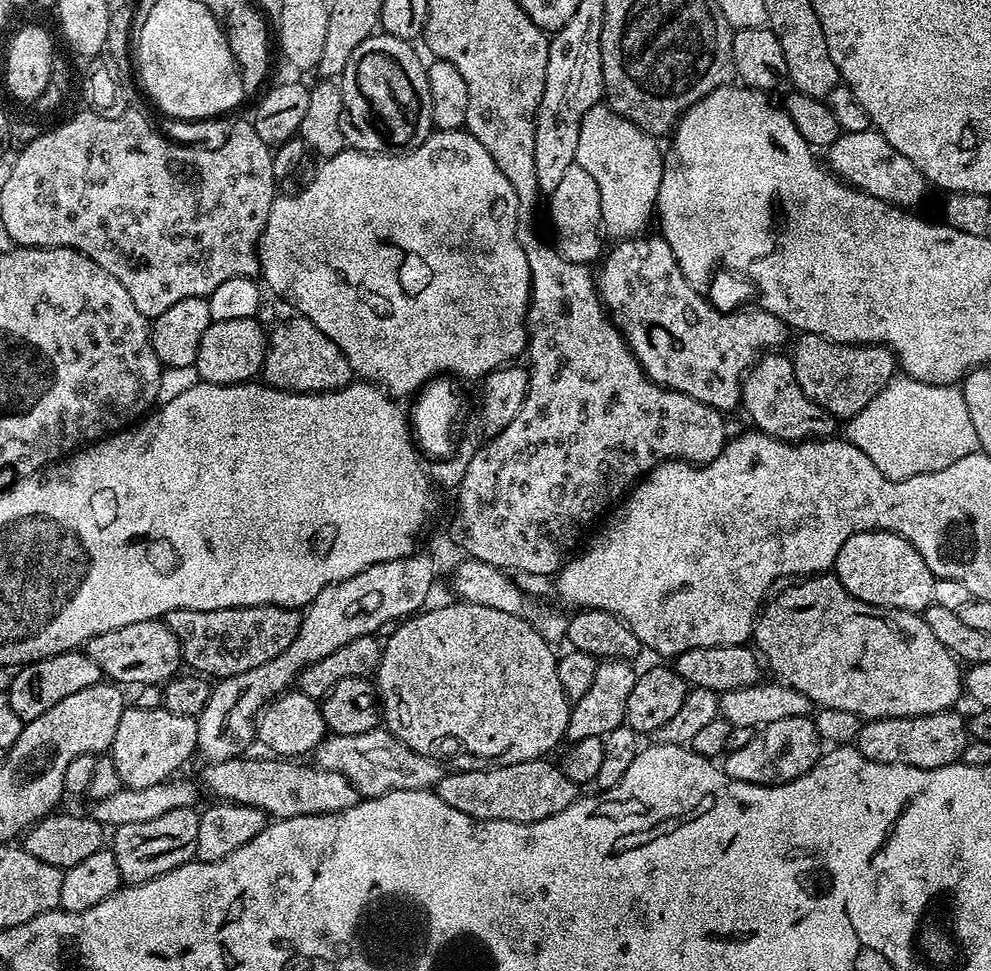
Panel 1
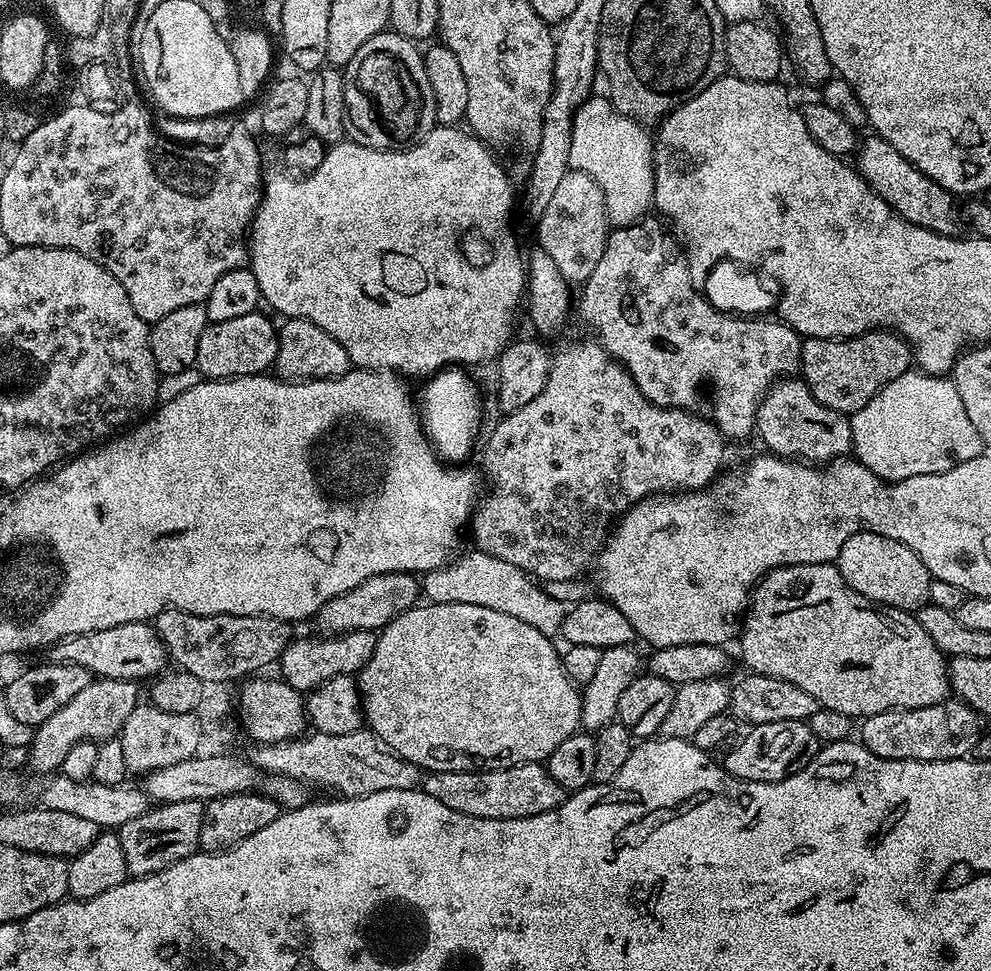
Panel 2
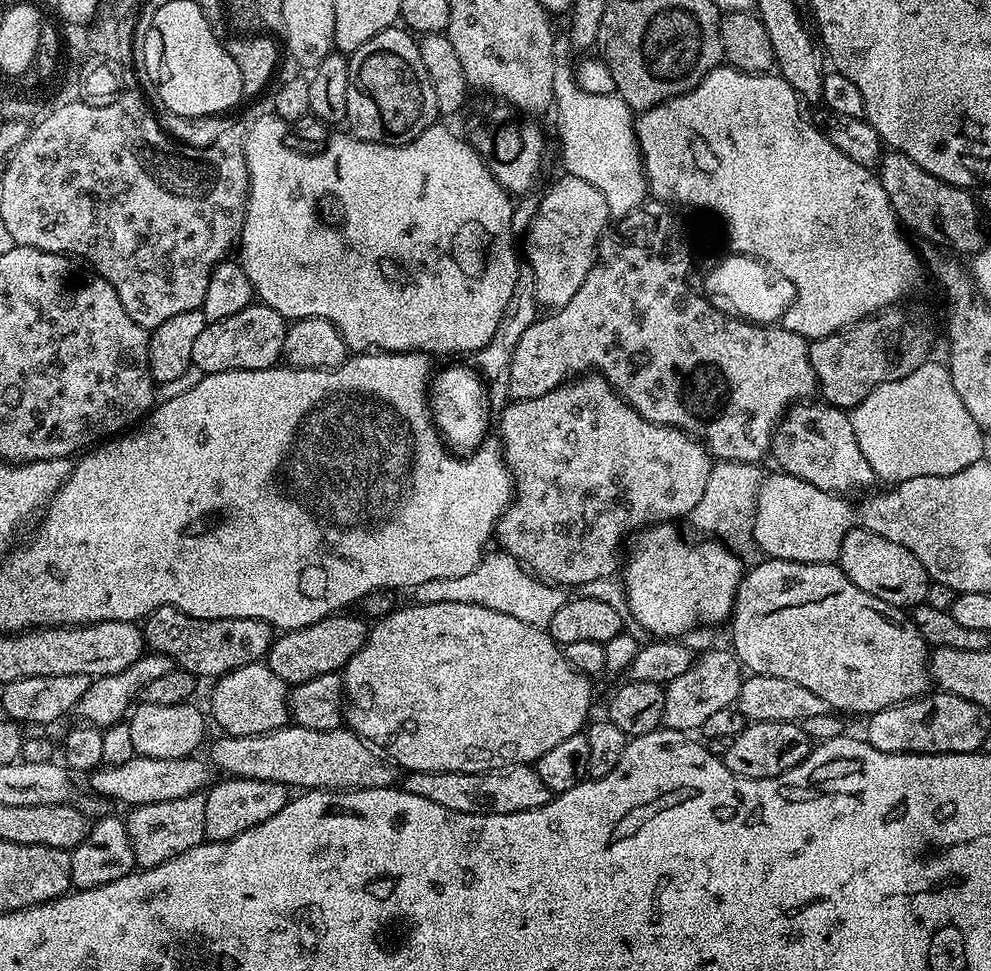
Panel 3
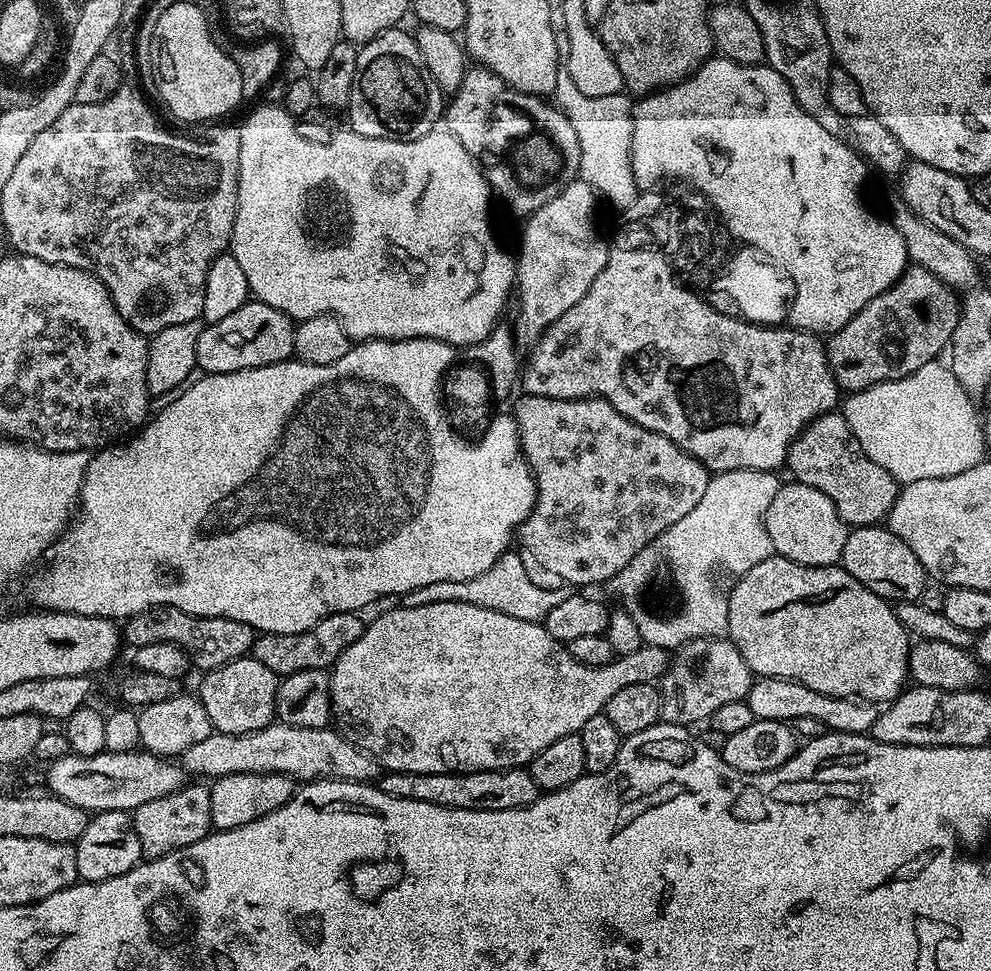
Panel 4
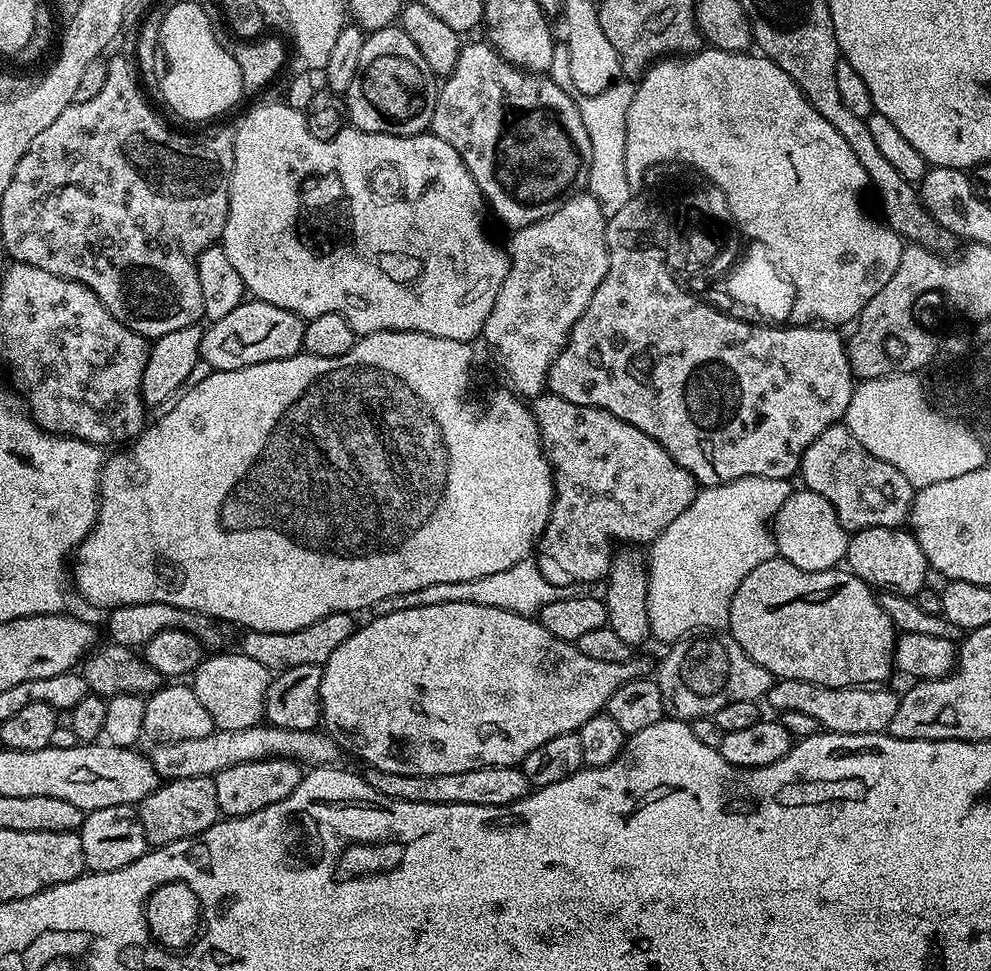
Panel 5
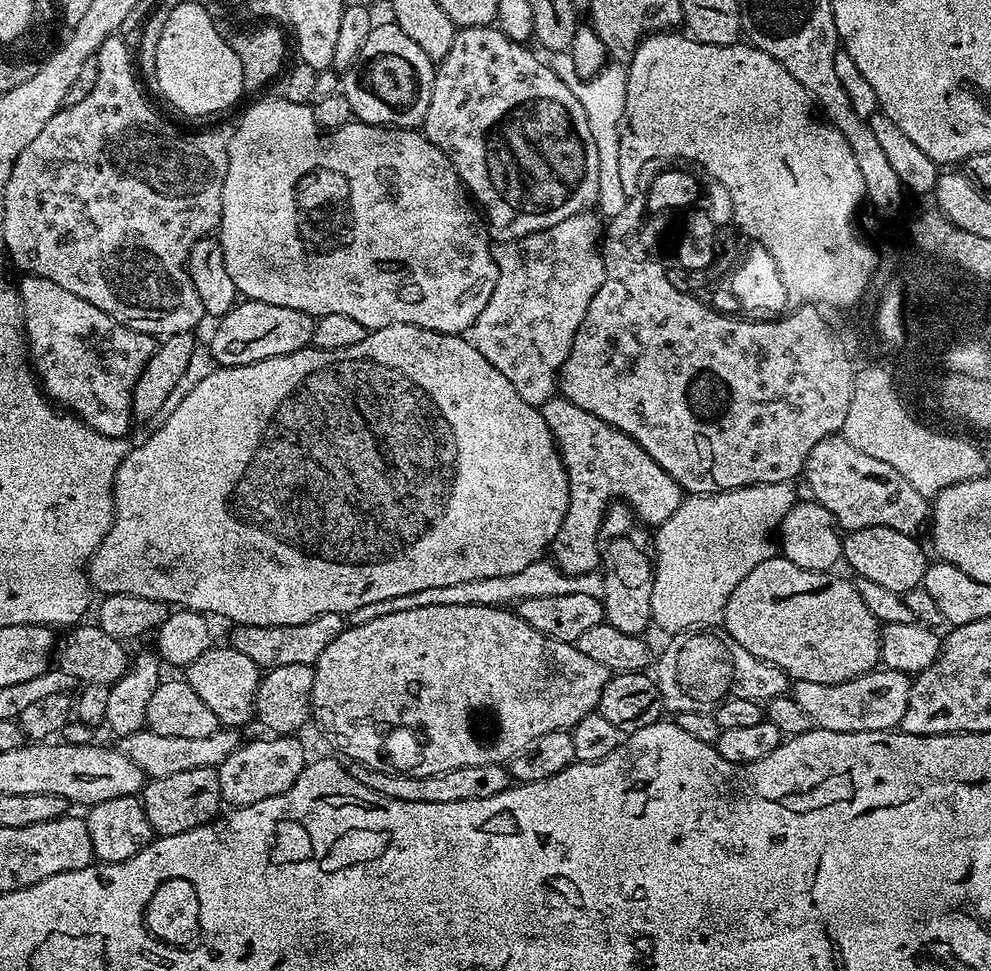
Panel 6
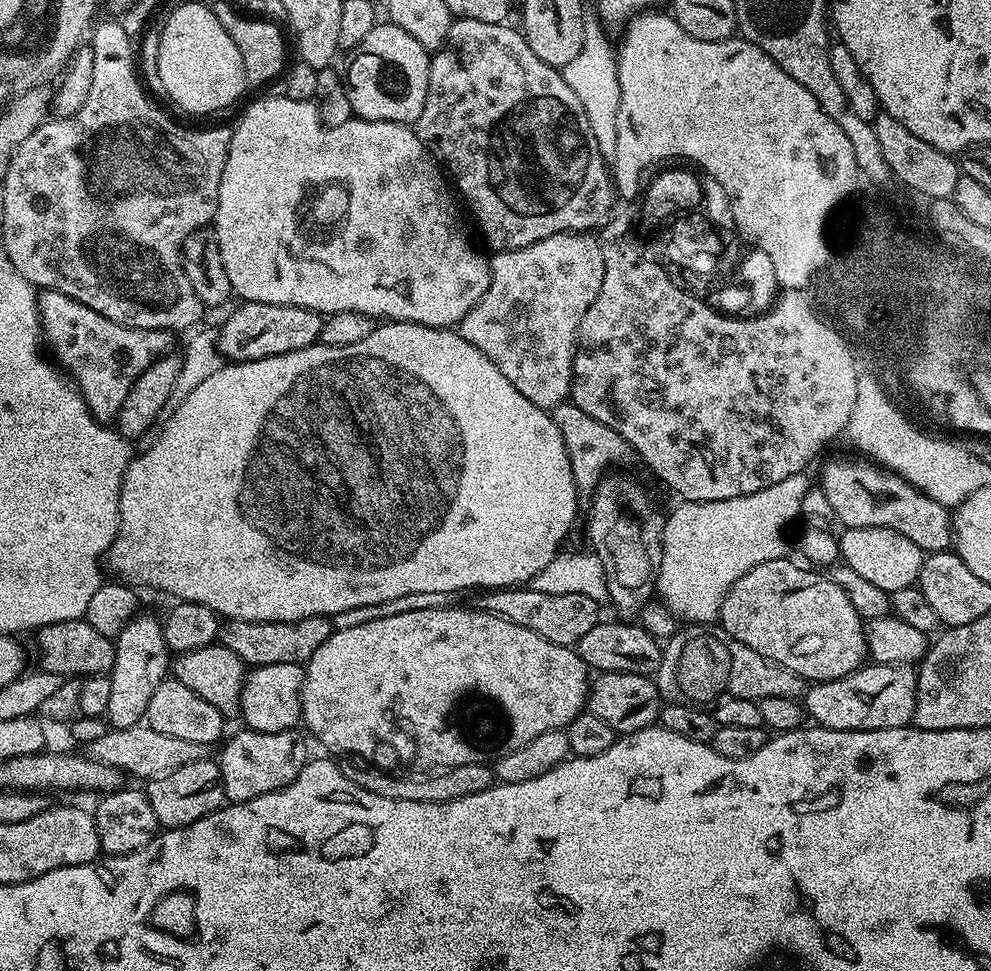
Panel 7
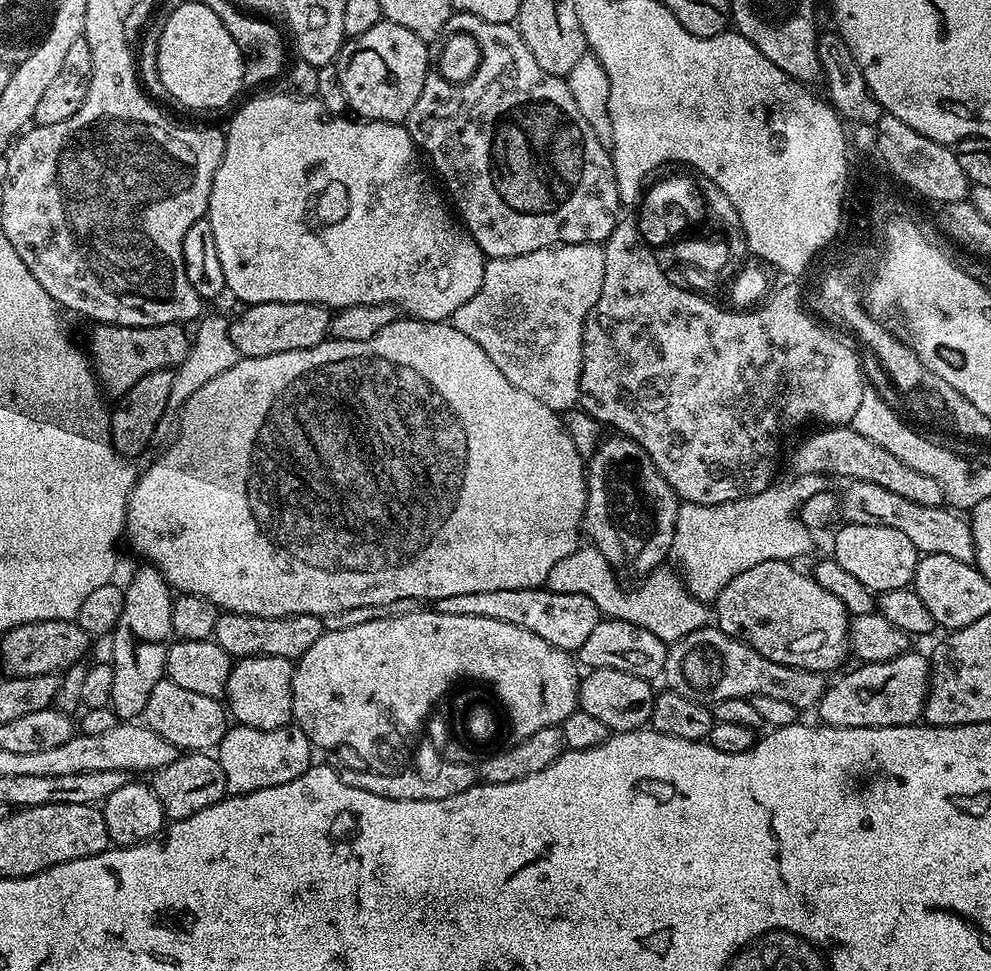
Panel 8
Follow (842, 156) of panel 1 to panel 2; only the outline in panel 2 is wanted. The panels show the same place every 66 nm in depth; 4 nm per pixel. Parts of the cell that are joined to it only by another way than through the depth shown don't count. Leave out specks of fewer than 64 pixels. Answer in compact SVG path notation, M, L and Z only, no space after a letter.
M869 135L869 140L859 145L854 156L854 164L864 181L884 199L906 222L914 222L914 226L922 226L931 232L943 236L955 236L962 228L962 212L958 200L953 193L946 191L938 182L931 180L922 170L918 170L890 142L881 136Z

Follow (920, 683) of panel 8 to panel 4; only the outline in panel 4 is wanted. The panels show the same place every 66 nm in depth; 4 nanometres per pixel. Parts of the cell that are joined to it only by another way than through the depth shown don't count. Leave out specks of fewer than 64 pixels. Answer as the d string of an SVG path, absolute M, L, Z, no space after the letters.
M762 676L752 681L752 688L746 697L750 710L754 710L757 720L782 720L793 722L798 718L816 718L825 729L833 732L871 733L878 715L873 701L861 700L855 696L827 696L810 690L793 680L784 680L781 676Z

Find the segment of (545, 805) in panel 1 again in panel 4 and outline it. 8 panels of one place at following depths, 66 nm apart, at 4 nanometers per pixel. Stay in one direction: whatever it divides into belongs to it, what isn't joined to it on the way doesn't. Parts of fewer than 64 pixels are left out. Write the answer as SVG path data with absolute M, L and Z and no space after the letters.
M499 768L485 772L443 772L442 774L414 774L413 772L385 771L378 786L394 798L410 798L447 808L462 810L514 810L530 806L541 790L524 768Z

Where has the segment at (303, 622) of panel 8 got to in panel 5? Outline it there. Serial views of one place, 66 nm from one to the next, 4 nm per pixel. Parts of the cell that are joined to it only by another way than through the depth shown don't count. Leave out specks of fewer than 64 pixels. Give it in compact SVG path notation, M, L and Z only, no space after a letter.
M335 612L302 630L293 632L245 631L238 648L246 658L254 658L254 662L266 666L272 674L285 672L294 666L310 666L311 664L322 666L330 658L330 654L334 654L334 650L338 650L338 646L346 642L346 638L353 636L357 627L358 620L353 613Z

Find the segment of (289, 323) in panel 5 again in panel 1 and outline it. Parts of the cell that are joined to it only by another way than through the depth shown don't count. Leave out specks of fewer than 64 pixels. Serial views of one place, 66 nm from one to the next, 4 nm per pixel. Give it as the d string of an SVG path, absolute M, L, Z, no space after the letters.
M237 318L230 322L214 320L198 342L197 377L205 384L246 384L255 381L264 367L268 332L256 318Z

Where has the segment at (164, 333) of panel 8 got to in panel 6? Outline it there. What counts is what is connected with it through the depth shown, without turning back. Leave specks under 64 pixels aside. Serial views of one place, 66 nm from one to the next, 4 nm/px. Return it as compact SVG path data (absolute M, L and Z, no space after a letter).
M23 277L24 279L19 288L18 295L22 305L22 324L34 324L30 326L32 334L36 334L38 340L34 340L34 350L36 350L36 357L38 358L39 370L42 370L42 364L46 362L50 368L48 376L44 376L40 382L42 383L42 390L44 394L57 405L64 407L71 415L77 416L86 426L90 426L90 430L94 430L98 434L106 434L110 438L124 438L129 434L128 427L134 424L134 417L132 415L132 387L134 382L138 382L138 378L142 374L142 370L146 370L146 362L150 362L150 358L154 354L158 340L157 337L150 334L142 334L138 330L130 330L126 326L122 326L118 322L114 322L114 318L110 318L110 314L106 314L102 310L98 310L98 306L90 306L90 302L86 302L86 298L78 298L78 294L70 294L70 290L65 290L64 287L58 286L58 282L50 282L50 278L38 279L36 277Z

